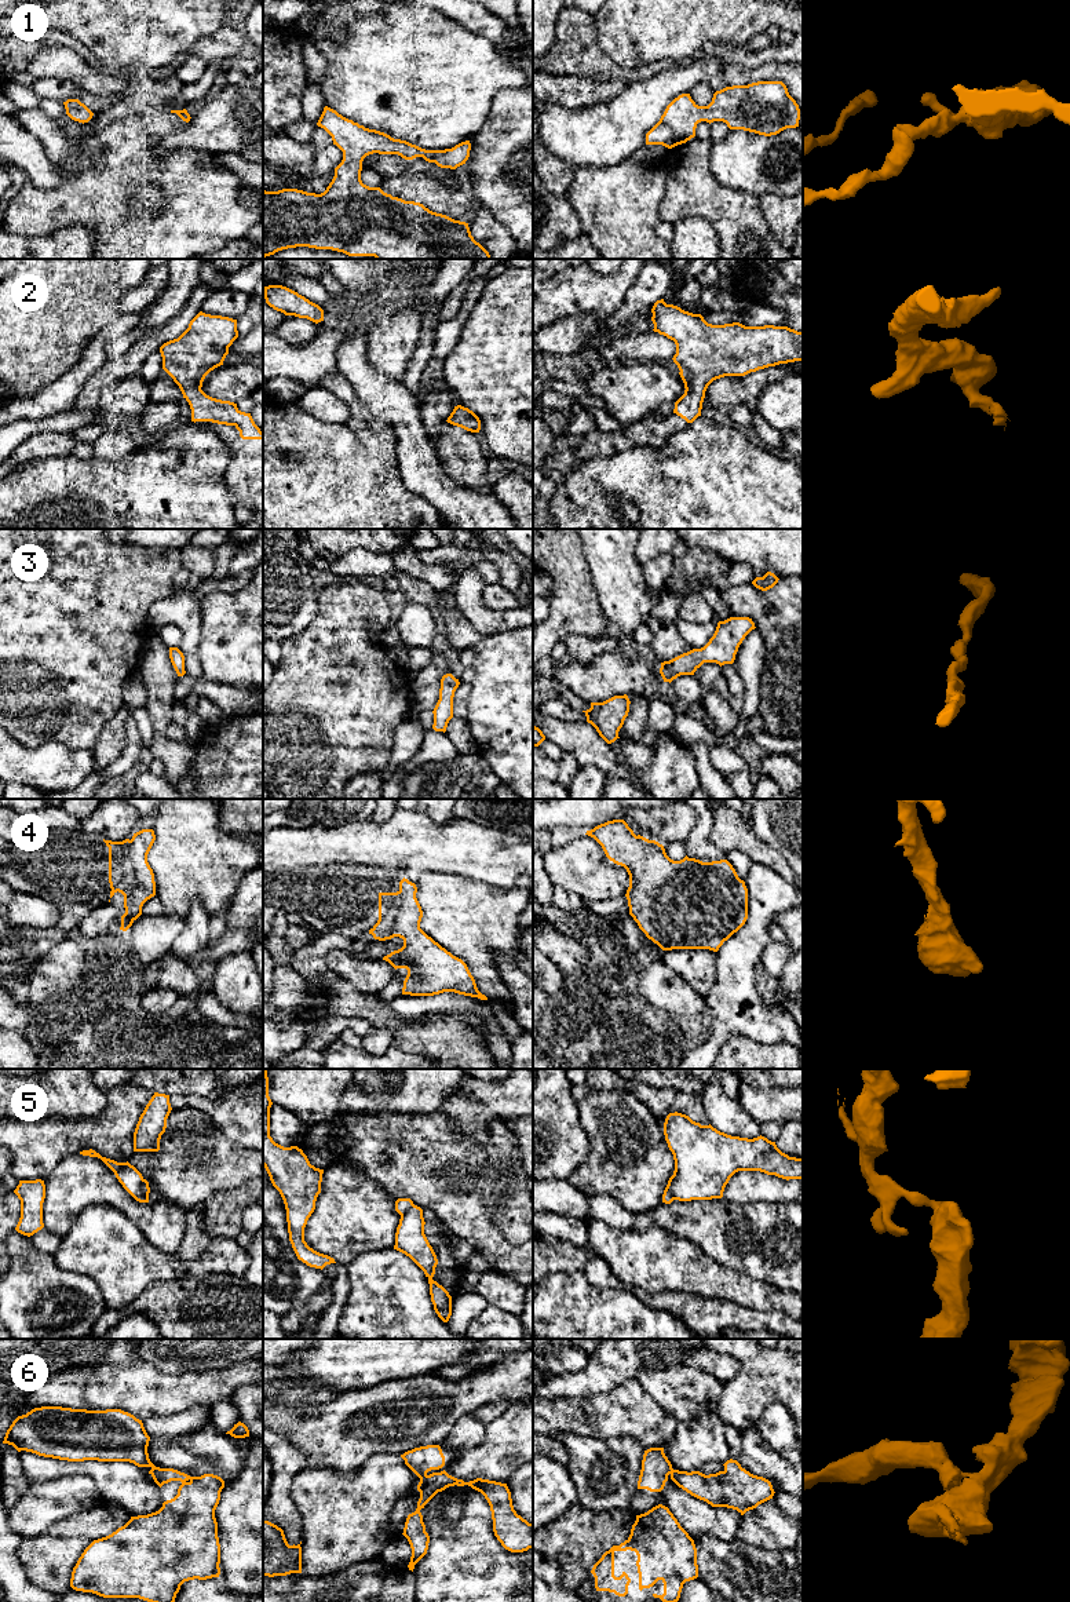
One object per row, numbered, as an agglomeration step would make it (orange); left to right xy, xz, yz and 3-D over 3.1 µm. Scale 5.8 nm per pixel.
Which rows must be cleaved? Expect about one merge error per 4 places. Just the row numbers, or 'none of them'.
5, 6

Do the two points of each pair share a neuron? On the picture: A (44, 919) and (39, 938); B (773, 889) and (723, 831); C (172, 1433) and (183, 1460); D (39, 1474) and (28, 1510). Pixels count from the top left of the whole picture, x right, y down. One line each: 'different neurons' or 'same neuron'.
A: different neurons
B: different neurons
C: different neurons
D: different neurons

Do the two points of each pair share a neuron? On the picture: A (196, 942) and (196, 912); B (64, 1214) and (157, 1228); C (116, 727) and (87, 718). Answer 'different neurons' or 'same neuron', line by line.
A: same neuron
B: same neuron
C: different neurons

